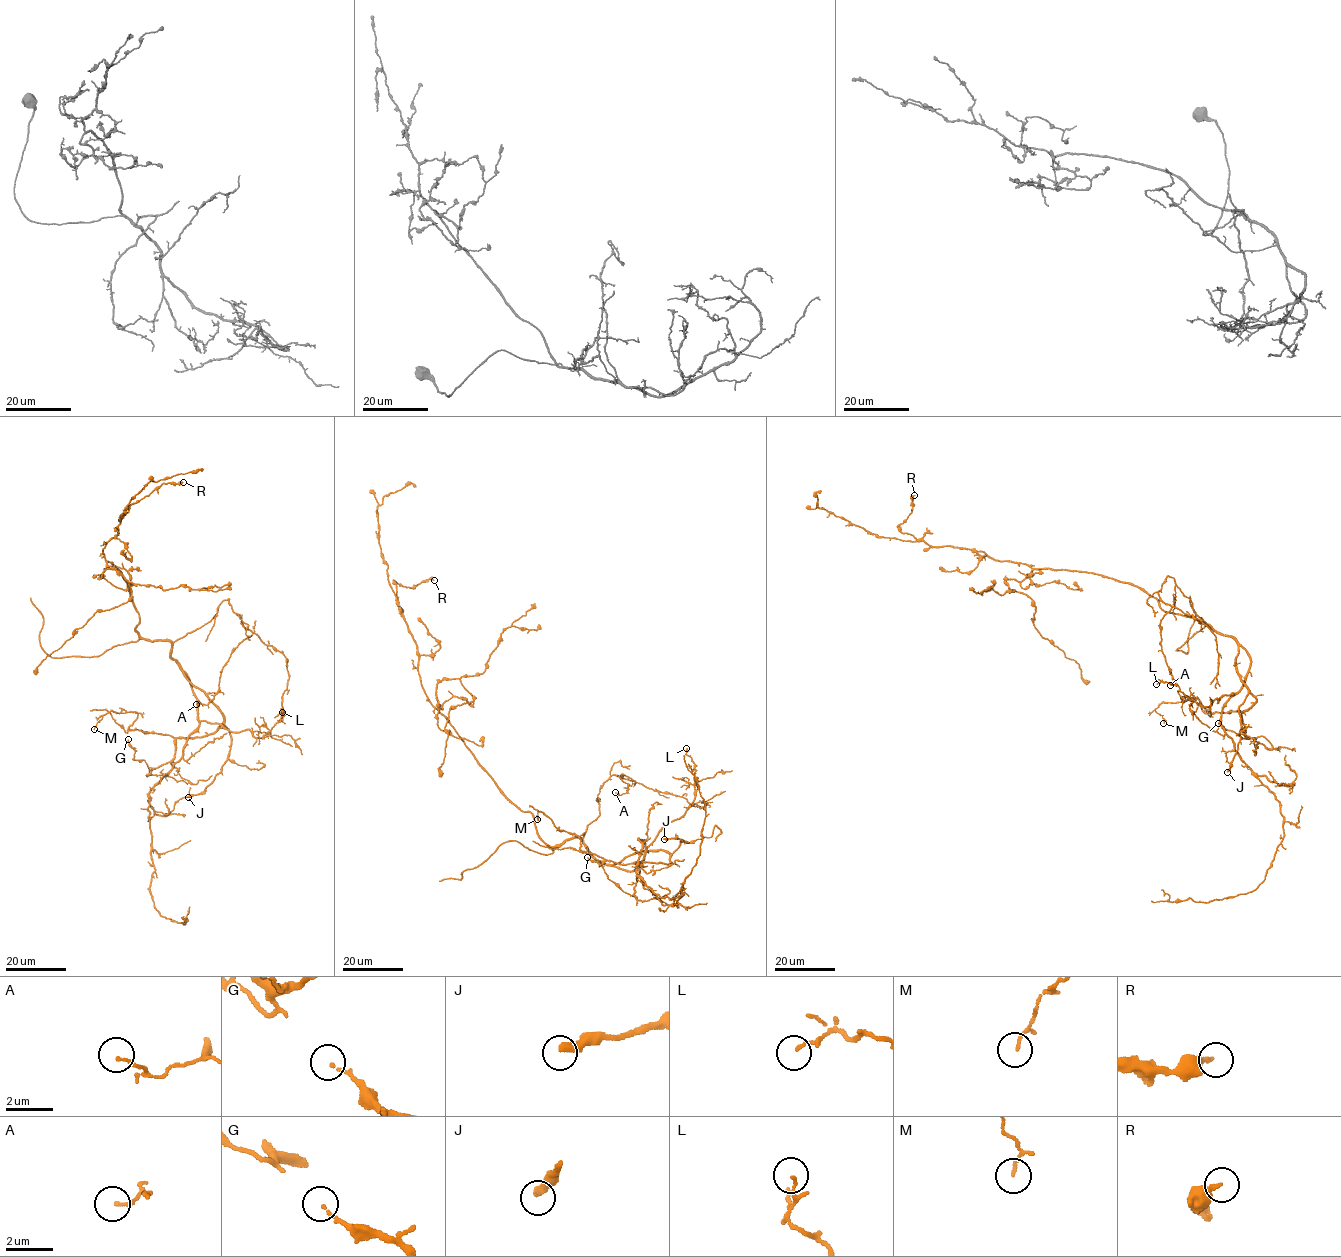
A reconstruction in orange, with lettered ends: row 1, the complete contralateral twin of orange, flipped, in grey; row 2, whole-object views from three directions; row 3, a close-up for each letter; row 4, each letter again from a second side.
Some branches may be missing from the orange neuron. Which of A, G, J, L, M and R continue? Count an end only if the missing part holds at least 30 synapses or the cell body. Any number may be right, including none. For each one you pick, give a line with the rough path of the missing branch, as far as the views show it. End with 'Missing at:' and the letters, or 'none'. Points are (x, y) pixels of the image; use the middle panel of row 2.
Missing at: none

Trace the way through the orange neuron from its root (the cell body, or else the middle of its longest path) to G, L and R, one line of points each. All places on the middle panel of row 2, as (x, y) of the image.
G: (561, 843), (578, 837), (607, 864), (663, 850), (670, 862), (635, 862), (642, 865), (635, 897), (587, 857)
L: (561, 843), (578, 837), (603, 863), (627, 871), (639, 866), (658, 832), (694, 798), (695, 770), (686, 748)
R: (561, 843), (550, 846), (539, 837), (534, 815), (506, 796), (425, 693), (394, 582), (413, 588), (434, 580)

